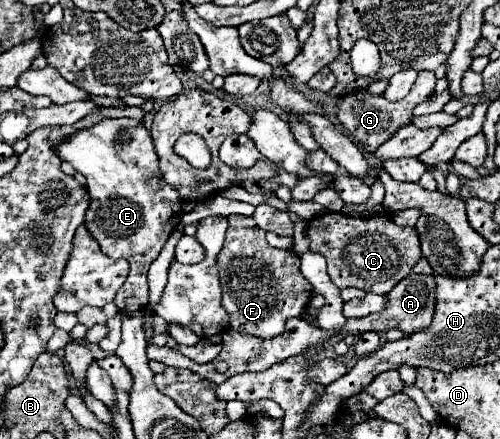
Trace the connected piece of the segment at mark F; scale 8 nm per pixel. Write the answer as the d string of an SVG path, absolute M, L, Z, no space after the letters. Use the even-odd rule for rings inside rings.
M227 216L229 228L225 246L217 258L223 288L223 306L229 314L229 328L257 338L275 338L285 332L285 320L301 316L313 296L311 282L299 270L299 256L267 244L265 232L251 216Z

